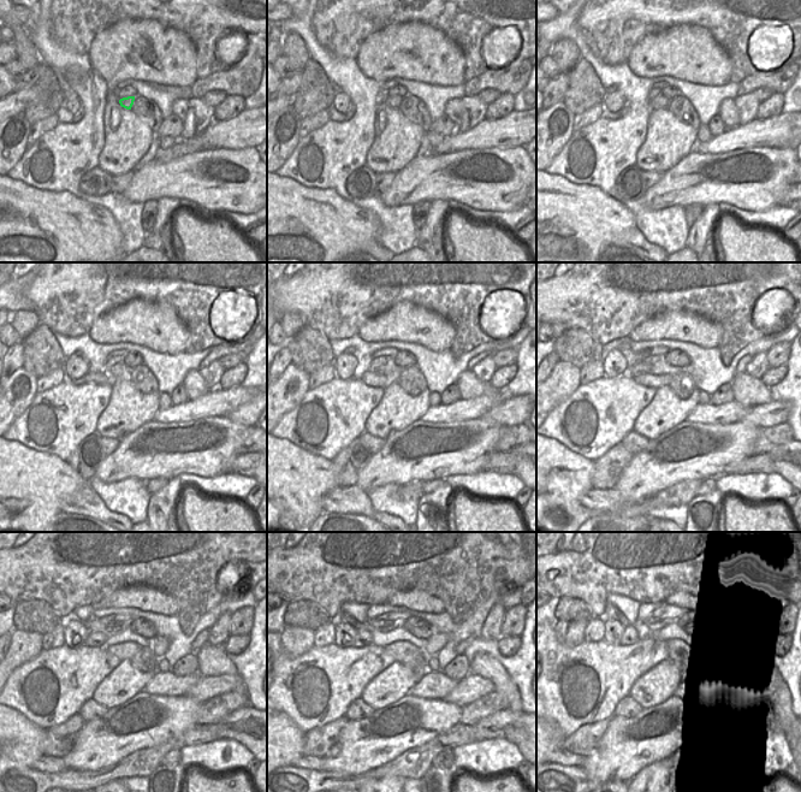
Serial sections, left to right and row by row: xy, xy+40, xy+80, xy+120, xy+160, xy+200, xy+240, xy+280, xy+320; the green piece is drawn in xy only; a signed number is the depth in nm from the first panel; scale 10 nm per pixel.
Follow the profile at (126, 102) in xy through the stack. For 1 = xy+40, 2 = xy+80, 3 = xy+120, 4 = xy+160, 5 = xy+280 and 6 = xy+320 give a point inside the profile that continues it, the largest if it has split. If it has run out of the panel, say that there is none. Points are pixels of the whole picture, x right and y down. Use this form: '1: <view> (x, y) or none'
1: xy+40 (392, 101)
2: xy+80 (658, 102)
3: xy+120 (119, 371)
4: xy+160 (391, 371)
5: xy+280 (363, 638)
6: xy+320 (674, 631)

